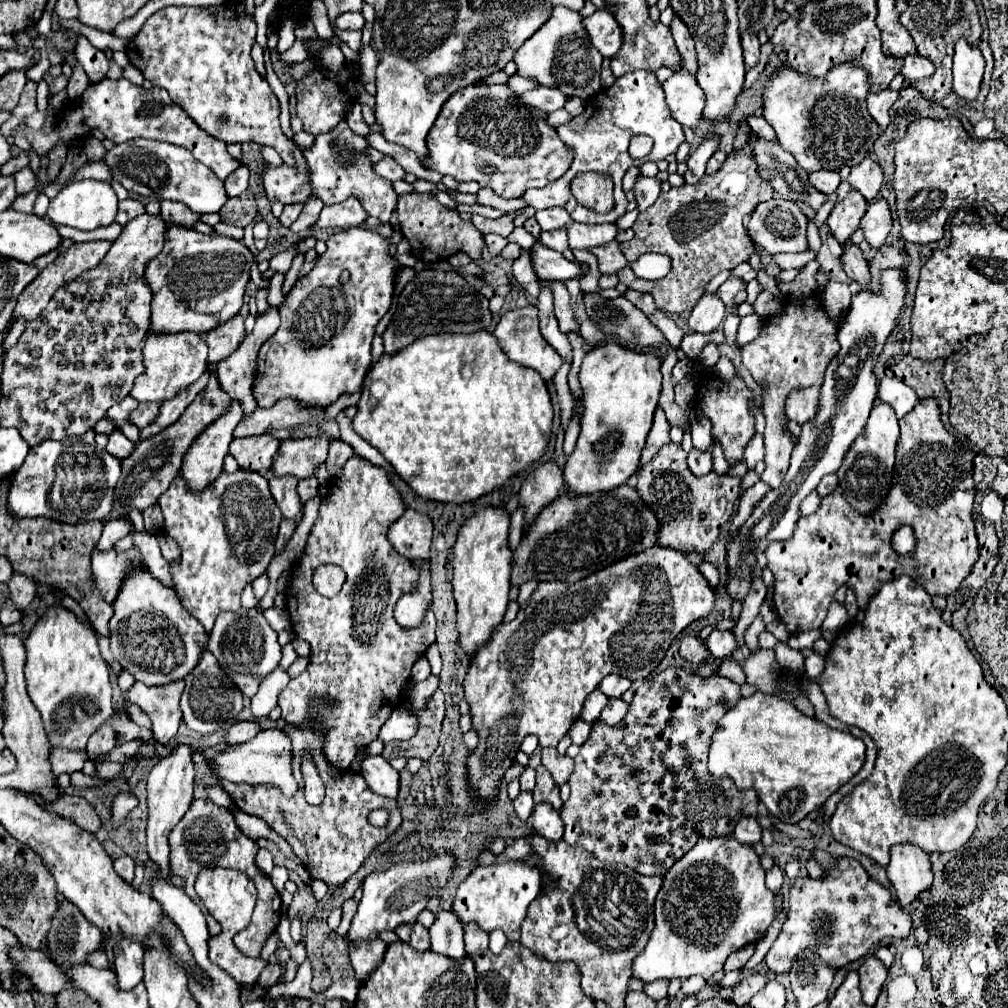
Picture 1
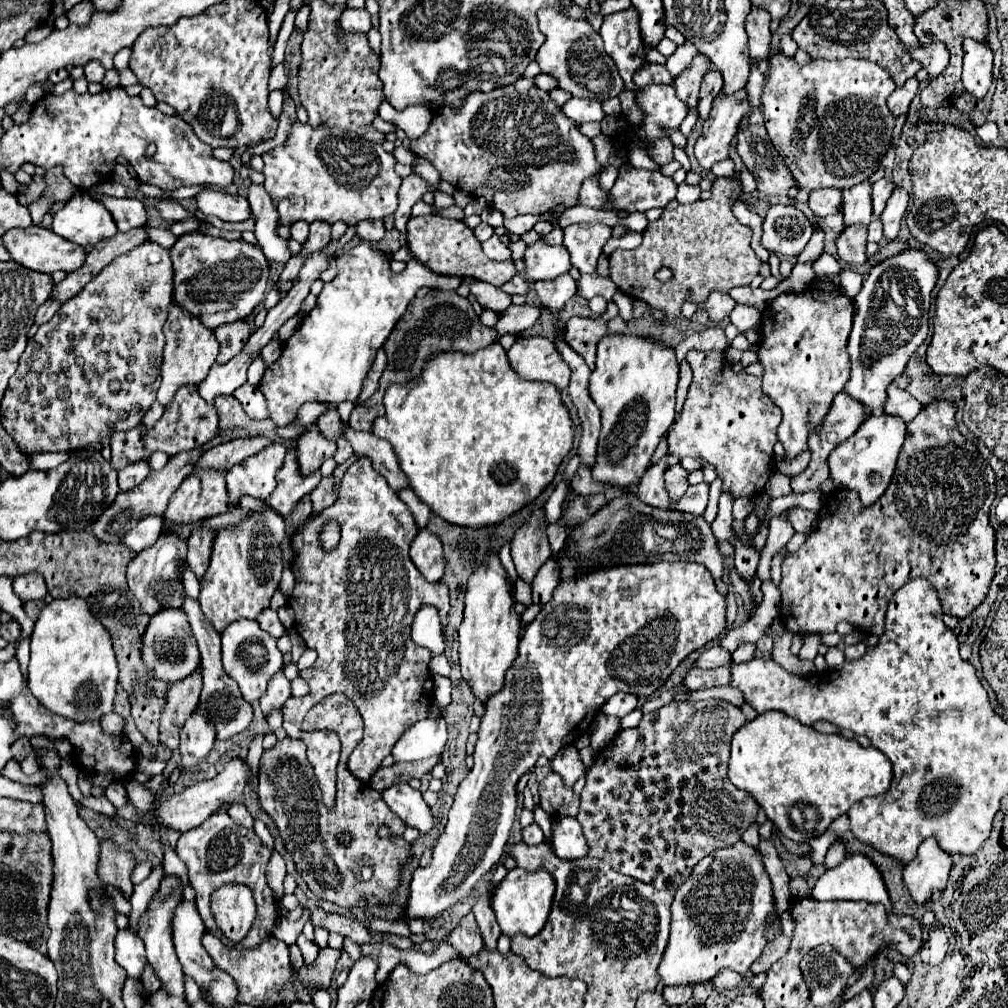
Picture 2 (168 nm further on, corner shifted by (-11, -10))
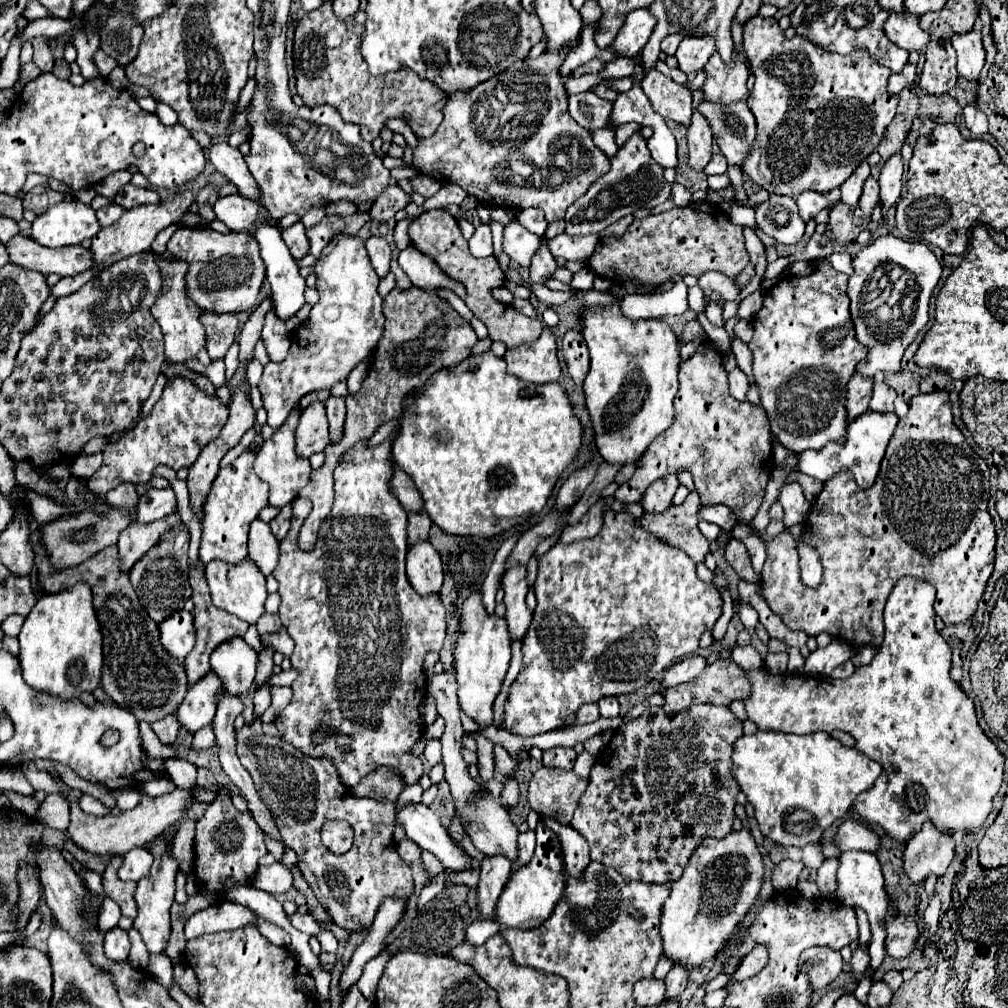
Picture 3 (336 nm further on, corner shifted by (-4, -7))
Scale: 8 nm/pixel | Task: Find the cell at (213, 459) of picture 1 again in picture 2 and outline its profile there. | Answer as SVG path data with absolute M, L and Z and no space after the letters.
M197 469L193 475L189 475L179 489L175 491L175 495L171 497L171 503L167 507L167 511L163 513L163 529L161 533L169 535L175 533L175 529L179 525L187 525L187 523L195 523L201 521L209 515L217 515L217 513L225 513L227 507L227 489L225 489L225 473L223 471L215 471L215 469Z

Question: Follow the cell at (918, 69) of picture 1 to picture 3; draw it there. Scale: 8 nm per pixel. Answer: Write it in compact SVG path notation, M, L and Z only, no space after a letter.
M890 14L890 18L884 24L884 32L896 46L908 52L924 54L930 44L930 36L918 26L918 18L910 18L908 14L904 16Z

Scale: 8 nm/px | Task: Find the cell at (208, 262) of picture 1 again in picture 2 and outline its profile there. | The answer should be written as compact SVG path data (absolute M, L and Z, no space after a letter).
M185 233L171 247L175 271L175 303L201 319L205 327L241 321L263 301L269 281L269 263L261 247L245 241L225 241L203 233Z

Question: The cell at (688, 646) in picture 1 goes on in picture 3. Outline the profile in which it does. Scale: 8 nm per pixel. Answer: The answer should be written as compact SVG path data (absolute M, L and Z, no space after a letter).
M726 658L726 660L716 660L714 664L708 664L696 680L690 680L690 682L668 688L664 692L664 698L666 698L664 710L668 714L676 714L676 712L682 712L682 710L690 708L692 704L702 704L702 702L728 706L732 700L742 700L748 694L750 694L750 682L748 682L744 670L740 670L730 658Z

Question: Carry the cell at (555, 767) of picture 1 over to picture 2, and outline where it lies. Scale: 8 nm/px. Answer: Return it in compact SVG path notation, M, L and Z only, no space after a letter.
M575 745L563 747L563 751L559 751L559 755L555 755L555 759L551 759L551 767L555 773L559 773L563 777L567 787L573 787L575 781L585 773L585 767L581 763L579 751Z

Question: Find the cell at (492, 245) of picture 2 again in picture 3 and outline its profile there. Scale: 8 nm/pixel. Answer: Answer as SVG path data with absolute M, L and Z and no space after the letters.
M478 224L476 226L476 232L470 238L470 252L476 258L492 256L492 234L490 234L490 226L486 226L486 224Z

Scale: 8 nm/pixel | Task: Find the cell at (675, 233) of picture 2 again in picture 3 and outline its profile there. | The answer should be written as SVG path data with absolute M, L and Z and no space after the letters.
M696 202L684 208L672 208L662 214L646 216L642 220L634 220L622 238L602 238L588 258L588 268L594 274L608 278L616 286L624 286L626 282L648 284L648 286L662 286L674 276L702 276L708 270L718 270L730 278L736 278L748 266L748 252L744 248L744 234L740 226L734 226L728 220L728 214L722 212L716 204L710 202Z

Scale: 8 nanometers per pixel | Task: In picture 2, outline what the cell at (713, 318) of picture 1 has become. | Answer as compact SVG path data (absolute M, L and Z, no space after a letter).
M711 291L711 295L707 297L707 303L705 303L709 319L713 319L713 321L725 319L733 307L735 307L735 301L731 299L731 295L719 293L719 291Z

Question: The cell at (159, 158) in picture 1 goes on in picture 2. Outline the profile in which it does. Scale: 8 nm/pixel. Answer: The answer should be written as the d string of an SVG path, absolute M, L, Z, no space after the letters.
M203 191L197 195L197 207L203 215L213 215L223 221L245 221L251 215L243 195L227 195L223 191Z

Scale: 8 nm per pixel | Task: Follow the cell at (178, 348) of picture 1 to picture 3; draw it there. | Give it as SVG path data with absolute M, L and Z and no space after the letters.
M156 254L156 260L160 264L160 272L162 272L164 282L162 282L160 296L152 304L152 314L154 314L154 318L160 324L162 334L164 334L166 364L186 364L188 360L196 358L202 348L206 348L206 334L204 334L204 328L202 328L202 324L198 320L200 308L196 308L196 304L184 292L186 264L174 260L170 254L166 254L164 258Z

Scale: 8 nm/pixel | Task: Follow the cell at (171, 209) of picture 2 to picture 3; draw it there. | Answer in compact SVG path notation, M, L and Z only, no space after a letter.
M126 184L126 186L120 188L120 192L116 194L114 200L118 204L124 204L124 208L134 208L134 206L144 206L144 204L158 204L160 196L158 196L156 190Z

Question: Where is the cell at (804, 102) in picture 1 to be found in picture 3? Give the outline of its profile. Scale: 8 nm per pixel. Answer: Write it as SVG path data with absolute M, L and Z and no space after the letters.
M774 18L748 20L744 46L756 76L748 108L758 124L752 156L742 168L744 174L764 190L790 198L804 190L838 188L878 150L882 134L896 114L898 96L886 92L890 70L872 62L864 50L842 56L824 52L800 36L786 40Z

